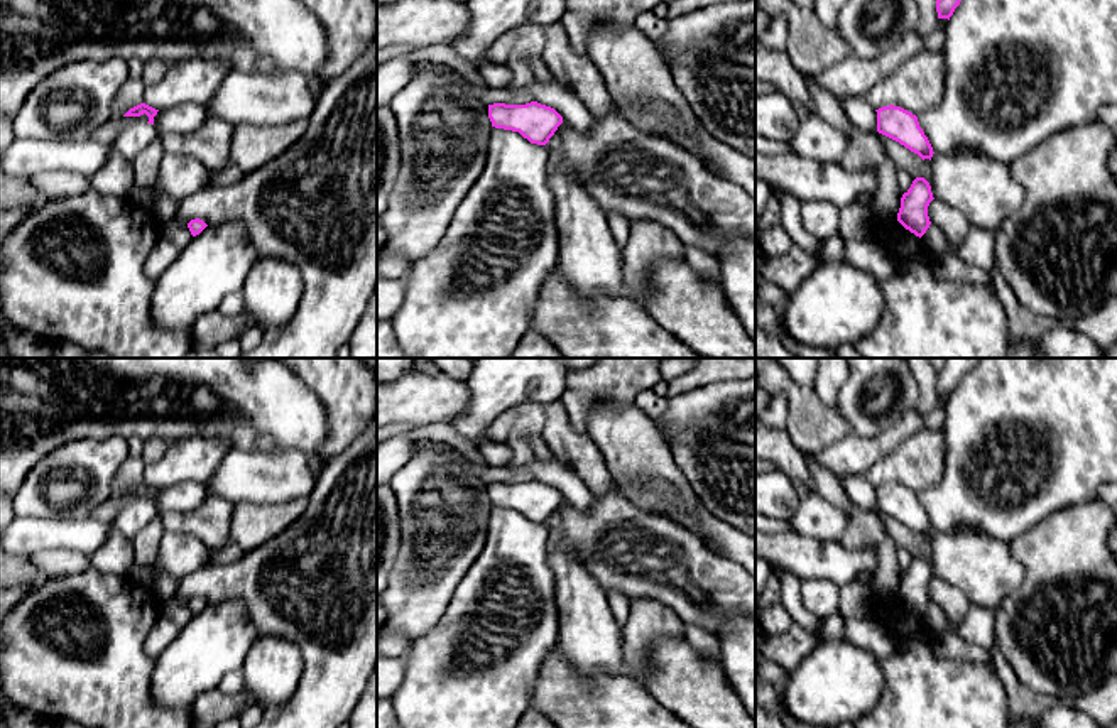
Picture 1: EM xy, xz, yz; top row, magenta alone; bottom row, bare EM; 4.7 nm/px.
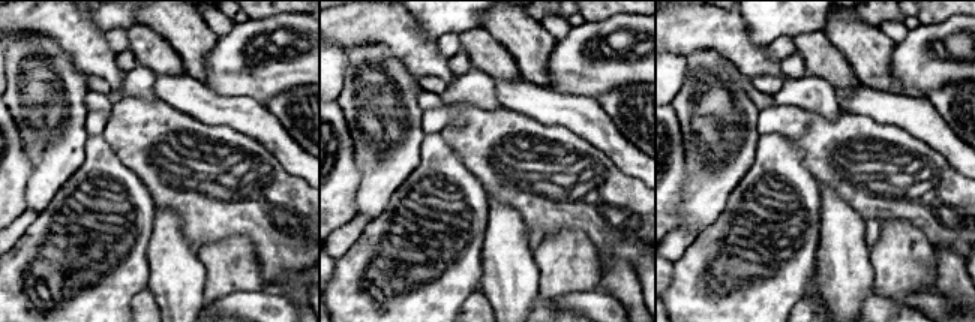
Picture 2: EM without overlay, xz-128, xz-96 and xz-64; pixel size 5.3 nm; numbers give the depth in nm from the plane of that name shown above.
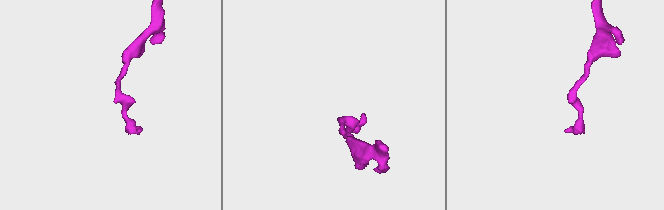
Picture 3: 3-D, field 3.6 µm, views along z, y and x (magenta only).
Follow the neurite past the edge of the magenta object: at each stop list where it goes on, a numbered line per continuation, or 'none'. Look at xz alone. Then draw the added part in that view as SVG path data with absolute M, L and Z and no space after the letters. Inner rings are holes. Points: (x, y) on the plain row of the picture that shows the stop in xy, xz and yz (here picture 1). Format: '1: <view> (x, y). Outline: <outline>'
none

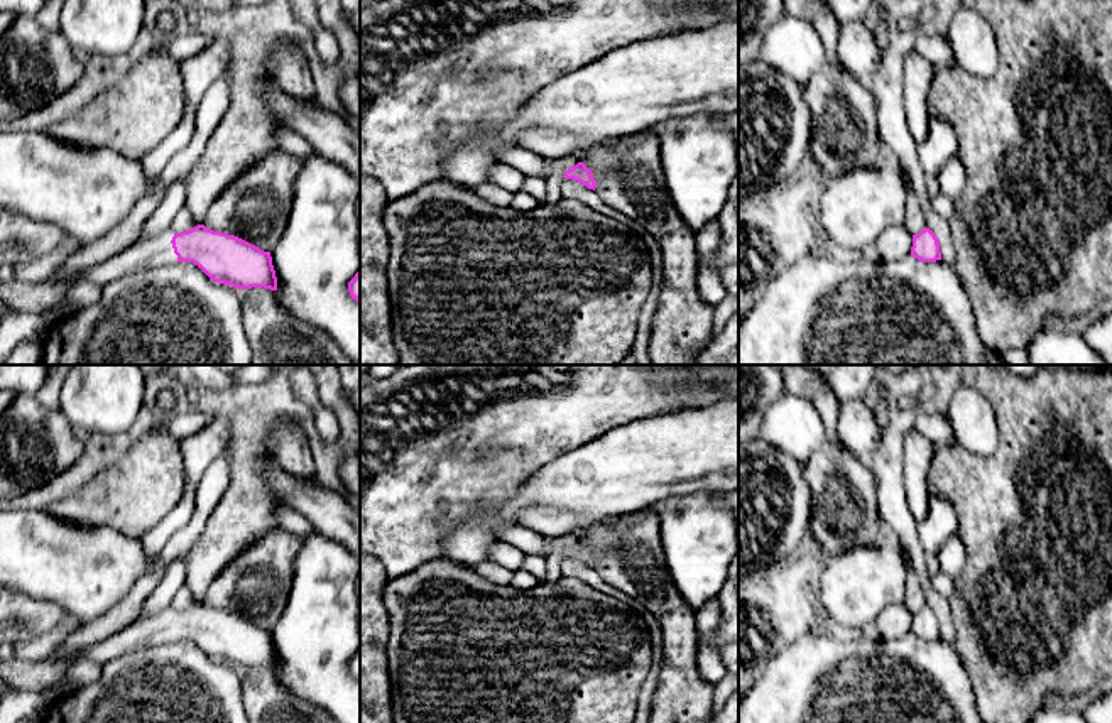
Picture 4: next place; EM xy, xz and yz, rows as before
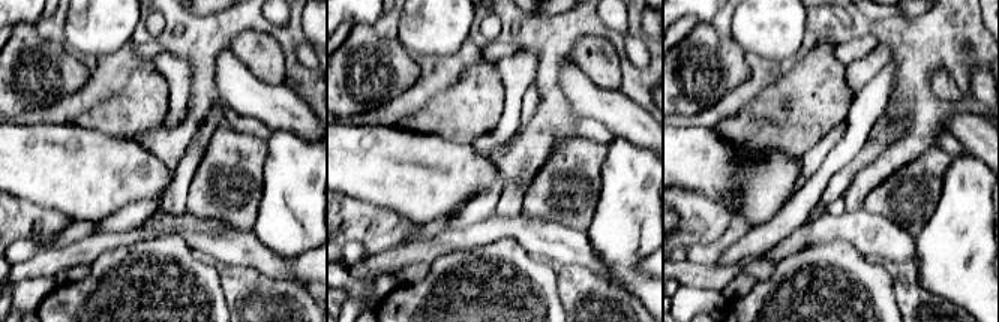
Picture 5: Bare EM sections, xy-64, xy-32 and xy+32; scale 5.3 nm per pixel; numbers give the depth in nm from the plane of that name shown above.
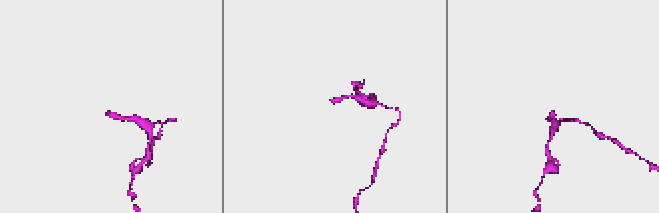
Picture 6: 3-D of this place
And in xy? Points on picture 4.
1: xy (139, 636). Outline: M159 615L155 618L142 622L137 620L123 630L117 632L115 635L108 637L106 640L74 654L63 662L52 664L47 660L42 666L52 664L66 669L78 660L93 660L98 664L106 664L123 654L134 650L145 650L159 644L172 642L174 632L171 625L172 622L169 615Z

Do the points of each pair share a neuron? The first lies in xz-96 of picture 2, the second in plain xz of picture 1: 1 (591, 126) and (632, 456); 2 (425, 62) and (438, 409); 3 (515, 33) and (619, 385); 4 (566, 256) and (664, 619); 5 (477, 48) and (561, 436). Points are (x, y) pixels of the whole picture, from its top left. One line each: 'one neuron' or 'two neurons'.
1: two neurons
2: one neuron
3: two neurons
4: one neuron
5: one neuron

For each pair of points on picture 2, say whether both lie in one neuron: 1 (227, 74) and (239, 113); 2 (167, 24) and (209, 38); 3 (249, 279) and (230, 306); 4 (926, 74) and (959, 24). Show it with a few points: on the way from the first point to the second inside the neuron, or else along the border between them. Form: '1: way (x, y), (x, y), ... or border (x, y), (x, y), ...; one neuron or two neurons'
1: border (204, 83), (218, 93), (251, 96), (264, 105); two neurons
2: way (177, 24), (192, 38), (198, 38); one neuron
3: border (260, 289), (236, 291), (210, 303); two neurons
4: way (923, 57), (924, 39), (942, 30); one neuron

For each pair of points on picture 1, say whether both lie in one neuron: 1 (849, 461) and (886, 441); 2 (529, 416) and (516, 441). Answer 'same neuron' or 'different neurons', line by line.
1: same neuron
2: same neuron

